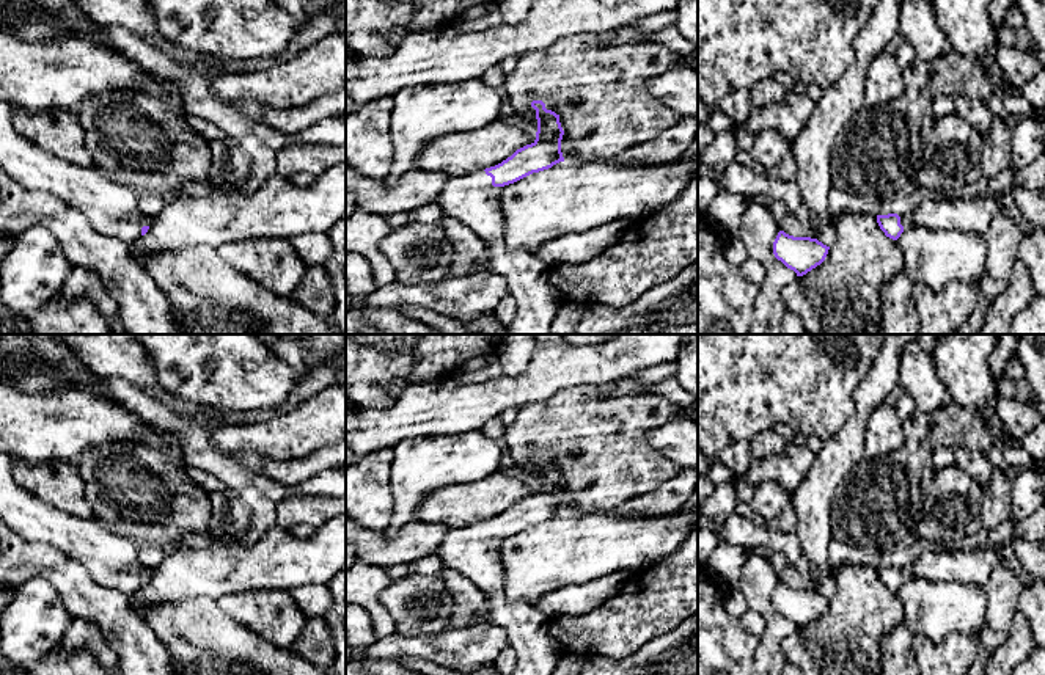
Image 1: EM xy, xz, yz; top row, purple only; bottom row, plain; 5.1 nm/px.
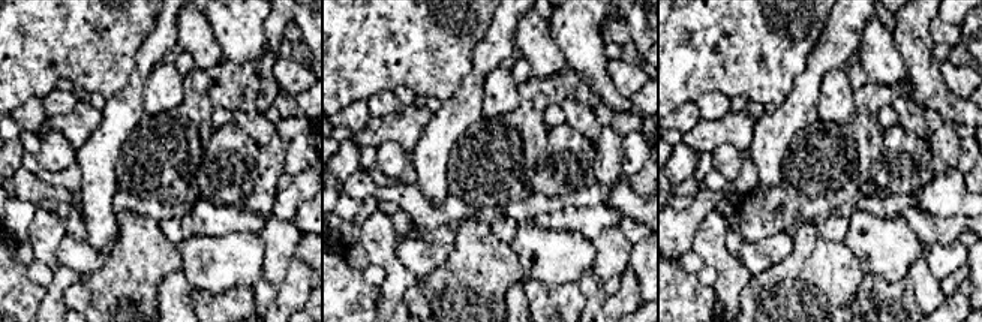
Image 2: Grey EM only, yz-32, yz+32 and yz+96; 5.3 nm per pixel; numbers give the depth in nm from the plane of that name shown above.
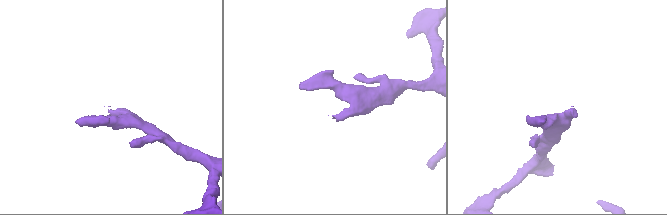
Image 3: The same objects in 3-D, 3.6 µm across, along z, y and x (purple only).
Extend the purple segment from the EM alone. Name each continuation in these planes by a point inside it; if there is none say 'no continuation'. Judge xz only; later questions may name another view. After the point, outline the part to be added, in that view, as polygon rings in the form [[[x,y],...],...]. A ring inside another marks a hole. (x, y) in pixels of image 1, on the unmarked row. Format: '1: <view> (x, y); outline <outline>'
1: xz (472, 551); outline [[[484,521],[451,527],[435,554],[446,570],[454,570],[473,581],[489,600],[487,620],[501,626],[509,647],[517,653],[511,675],[552,675],[563,648],[548,634],[550,618],[531,603],[511,601],[504,593],[504,568],[500,543]]]

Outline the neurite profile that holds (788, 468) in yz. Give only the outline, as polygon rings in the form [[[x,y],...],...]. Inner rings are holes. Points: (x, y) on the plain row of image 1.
[[[790,443],[778,455],[754,460],[743,474],[743,480],[753,487],[764,480],[775,480],[792,494],[812,466],[816,455],[808,446]]]

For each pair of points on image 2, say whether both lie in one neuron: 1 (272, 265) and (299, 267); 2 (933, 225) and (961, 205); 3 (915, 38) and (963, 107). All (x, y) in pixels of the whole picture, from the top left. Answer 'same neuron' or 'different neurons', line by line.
1: different neurons
2: different neurons
3: same neuron

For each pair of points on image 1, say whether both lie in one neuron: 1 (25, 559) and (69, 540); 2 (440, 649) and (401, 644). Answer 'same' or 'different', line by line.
1: different
2: same

